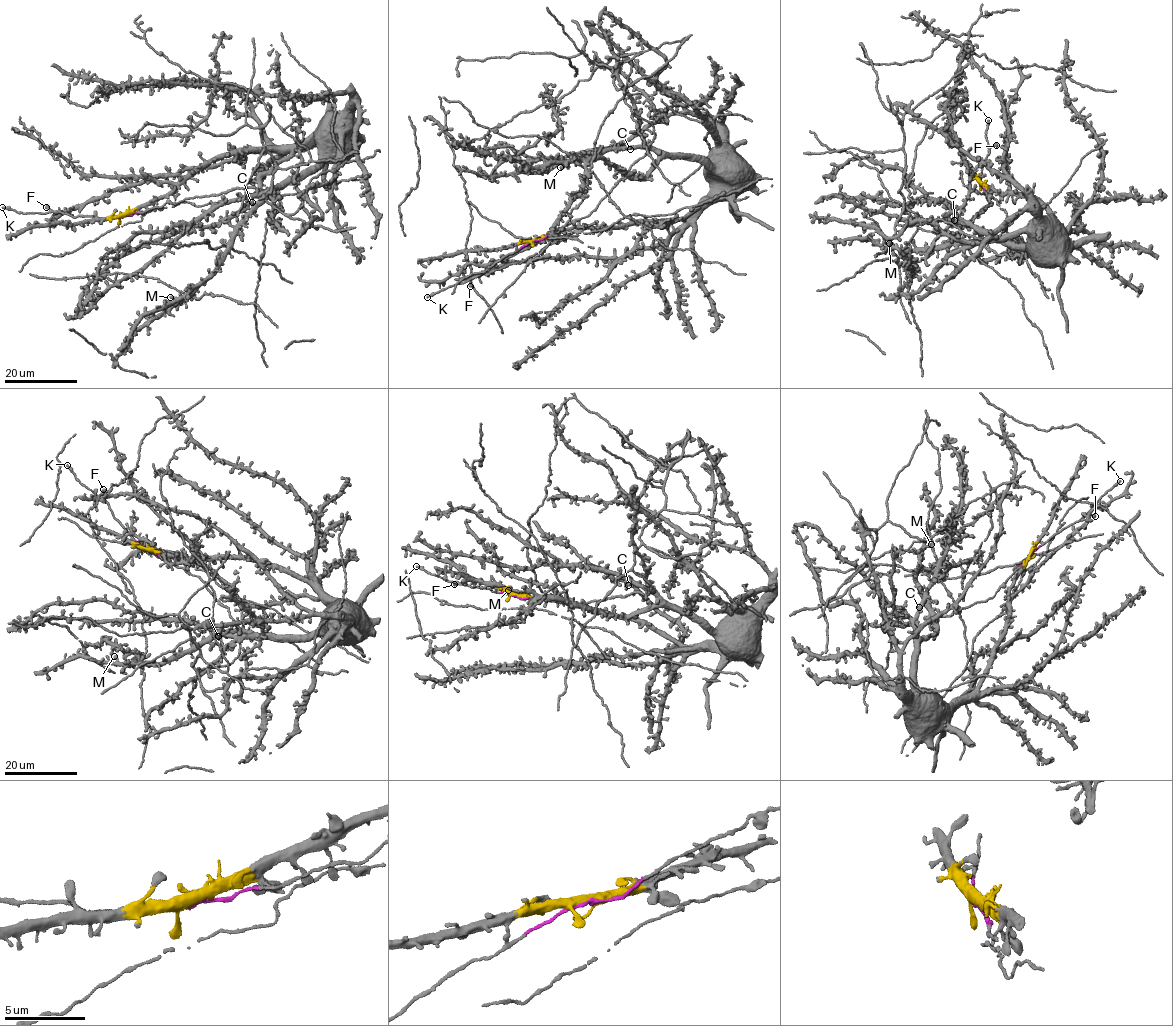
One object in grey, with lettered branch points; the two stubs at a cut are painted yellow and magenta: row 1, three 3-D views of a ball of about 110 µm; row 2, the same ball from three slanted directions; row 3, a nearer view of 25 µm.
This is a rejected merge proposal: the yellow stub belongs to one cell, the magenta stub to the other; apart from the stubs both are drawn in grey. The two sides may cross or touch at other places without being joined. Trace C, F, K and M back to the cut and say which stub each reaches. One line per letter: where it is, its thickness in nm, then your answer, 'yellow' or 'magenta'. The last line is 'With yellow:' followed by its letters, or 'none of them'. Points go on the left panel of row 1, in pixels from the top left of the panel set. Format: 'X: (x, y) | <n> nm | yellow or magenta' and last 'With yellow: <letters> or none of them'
C: (252, 202) | 440 nm | yellow
F: (46, 207) | 440 nm | magenta
K: (2, 207) | 180 nm | magenta
M: (170, 297) | 400 nm | yellow
With yellow: C, M

